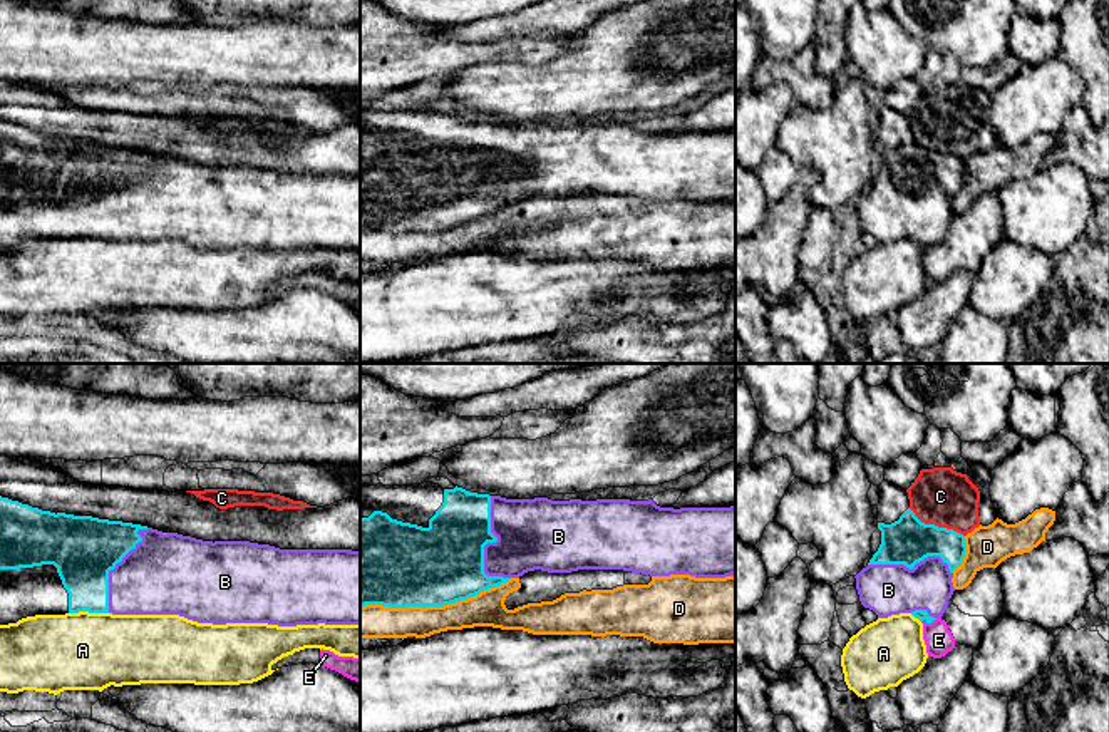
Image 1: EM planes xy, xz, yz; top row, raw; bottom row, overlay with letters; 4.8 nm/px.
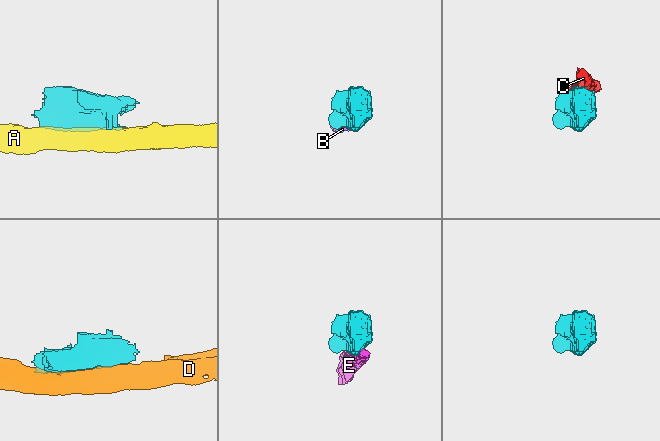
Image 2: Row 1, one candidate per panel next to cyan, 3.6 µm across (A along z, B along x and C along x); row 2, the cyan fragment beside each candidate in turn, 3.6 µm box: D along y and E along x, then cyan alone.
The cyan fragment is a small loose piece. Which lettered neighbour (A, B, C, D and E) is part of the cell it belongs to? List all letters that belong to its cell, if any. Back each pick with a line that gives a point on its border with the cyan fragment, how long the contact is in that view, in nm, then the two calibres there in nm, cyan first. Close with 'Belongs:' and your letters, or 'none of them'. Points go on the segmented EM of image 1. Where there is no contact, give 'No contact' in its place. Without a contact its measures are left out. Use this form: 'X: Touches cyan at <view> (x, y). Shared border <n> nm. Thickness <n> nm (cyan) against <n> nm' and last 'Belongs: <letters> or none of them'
B: Touches cyan at xz (486, 543). Shared border 420 nm. Thickness 380 nm (cyan) against 340 nm
Belongs: B

